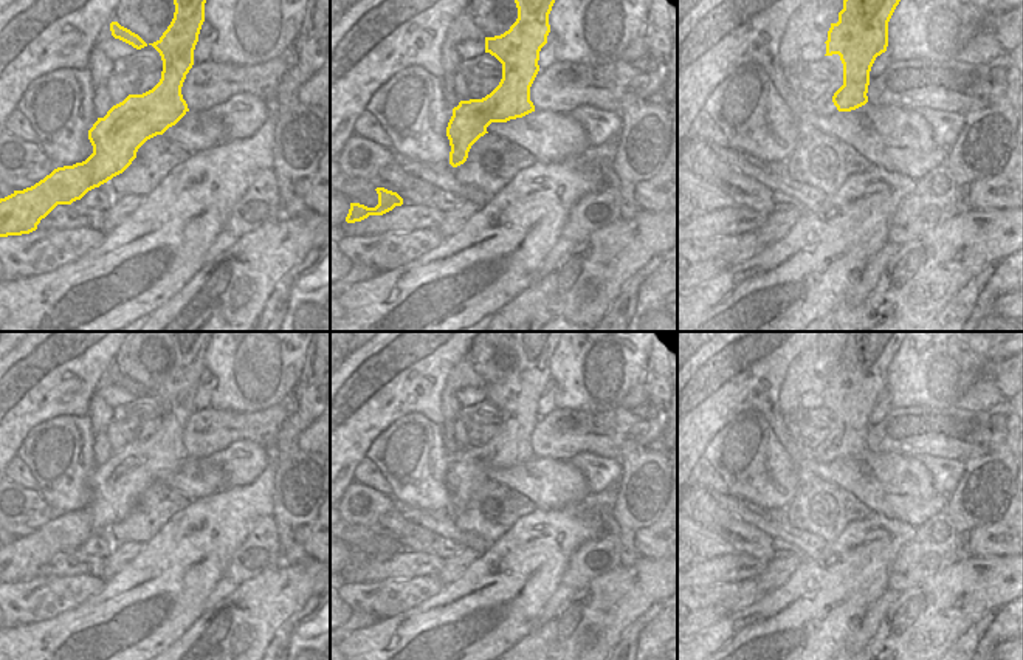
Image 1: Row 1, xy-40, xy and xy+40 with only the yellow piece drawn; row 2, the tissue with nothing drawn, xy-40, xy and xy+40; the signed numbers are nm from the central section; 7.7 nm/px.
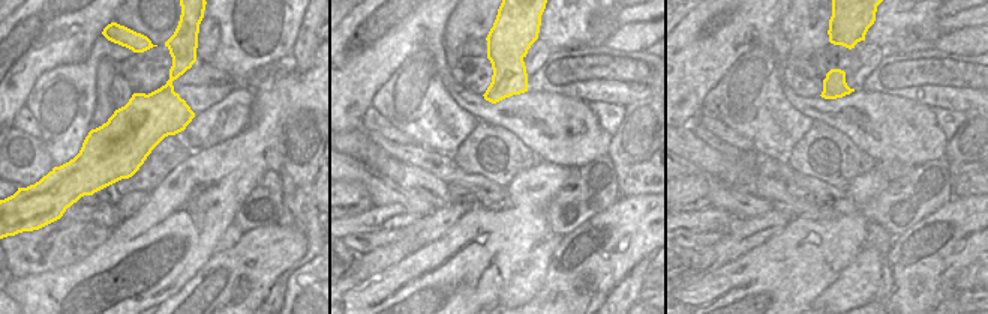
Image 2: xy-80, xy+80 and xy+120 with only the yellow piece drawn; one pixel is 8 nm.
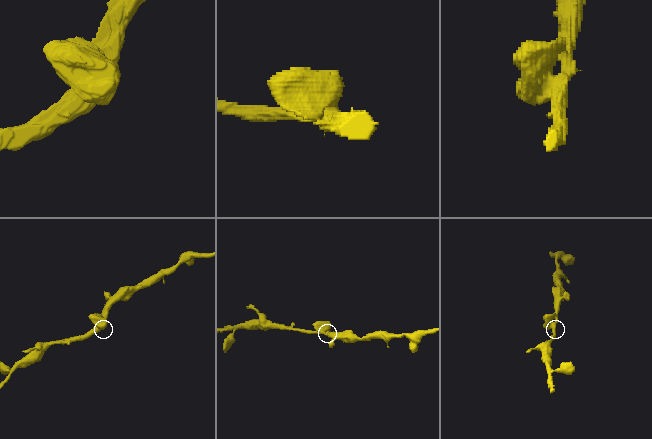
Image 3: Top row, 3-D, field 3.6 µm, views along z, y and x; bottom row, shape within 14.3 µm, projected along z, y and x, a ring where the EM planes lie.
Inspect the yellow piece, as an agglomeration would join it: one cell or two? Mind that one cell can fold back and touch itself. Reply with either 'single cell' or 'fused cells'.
single cell

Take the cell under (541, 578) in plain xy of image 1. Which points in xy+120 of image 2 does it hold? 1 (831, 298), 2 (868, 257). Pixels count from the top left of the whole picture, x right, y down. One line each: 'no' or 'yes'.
1: no
2: no

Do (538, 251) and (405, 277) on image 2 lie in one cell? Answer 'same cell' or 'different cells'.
different cells

